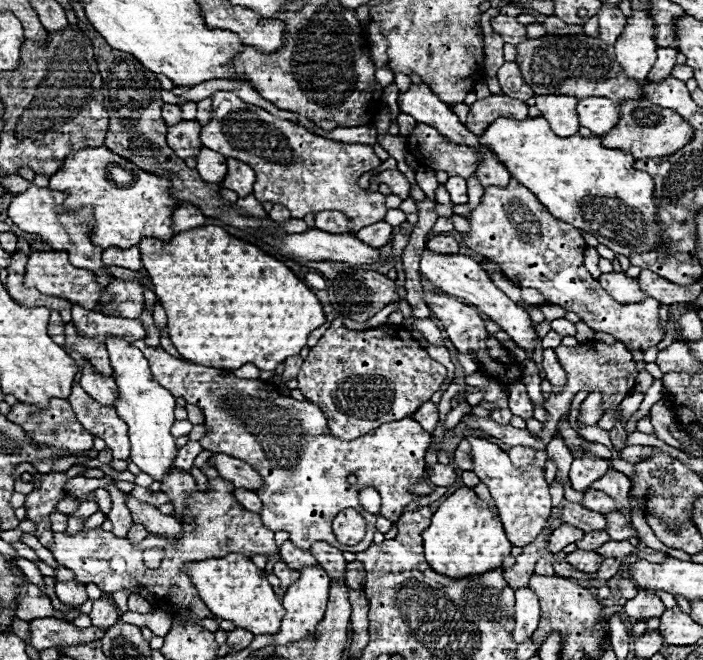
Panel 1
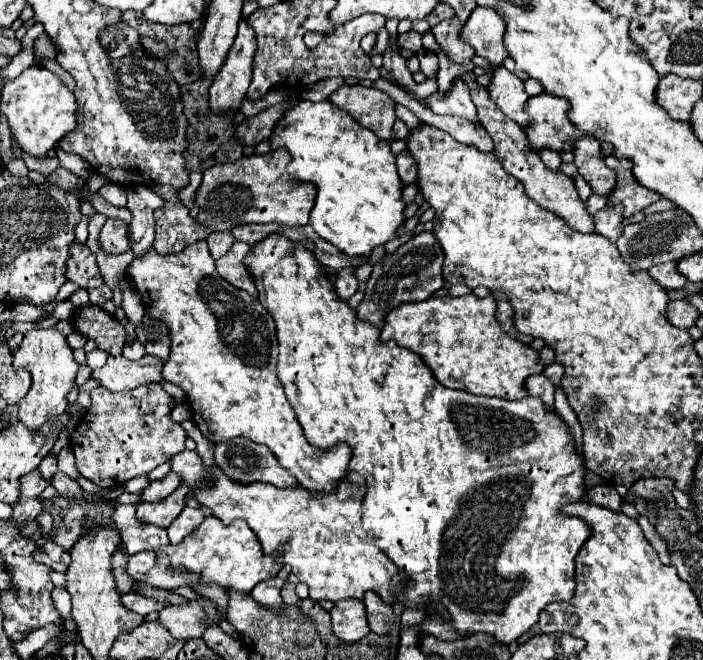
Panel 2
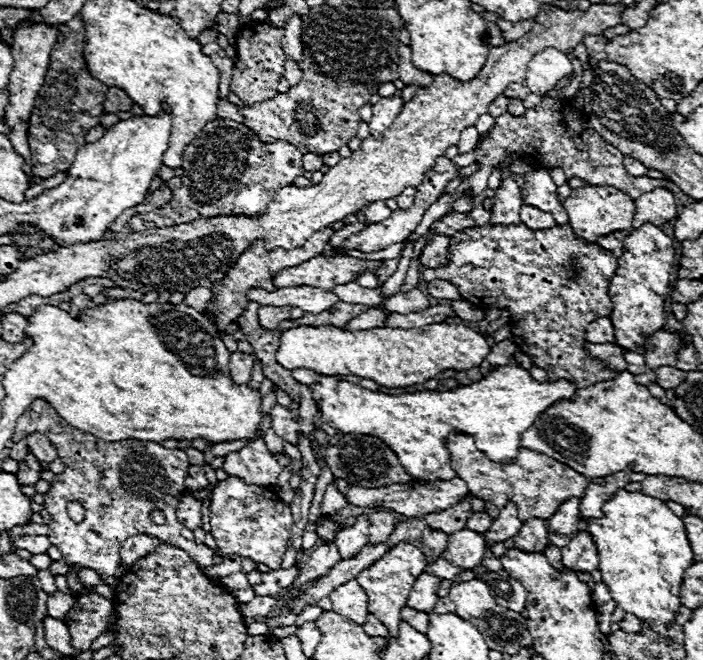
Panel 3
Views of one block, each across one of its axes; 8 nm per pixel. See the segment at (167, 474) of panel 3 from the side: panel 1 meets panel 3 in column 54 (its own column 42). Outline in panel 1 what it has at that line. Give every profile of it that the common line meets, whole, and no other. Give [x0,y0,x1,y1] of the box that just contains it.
[6,398,94,548]

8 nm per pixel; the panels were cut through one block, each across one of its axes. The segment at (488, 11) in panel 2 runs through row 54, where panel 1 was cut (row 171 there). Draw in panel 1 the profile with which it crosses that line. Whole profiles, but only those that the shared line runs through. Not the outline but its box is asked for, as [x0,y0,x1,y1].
[478,158,510,188]

